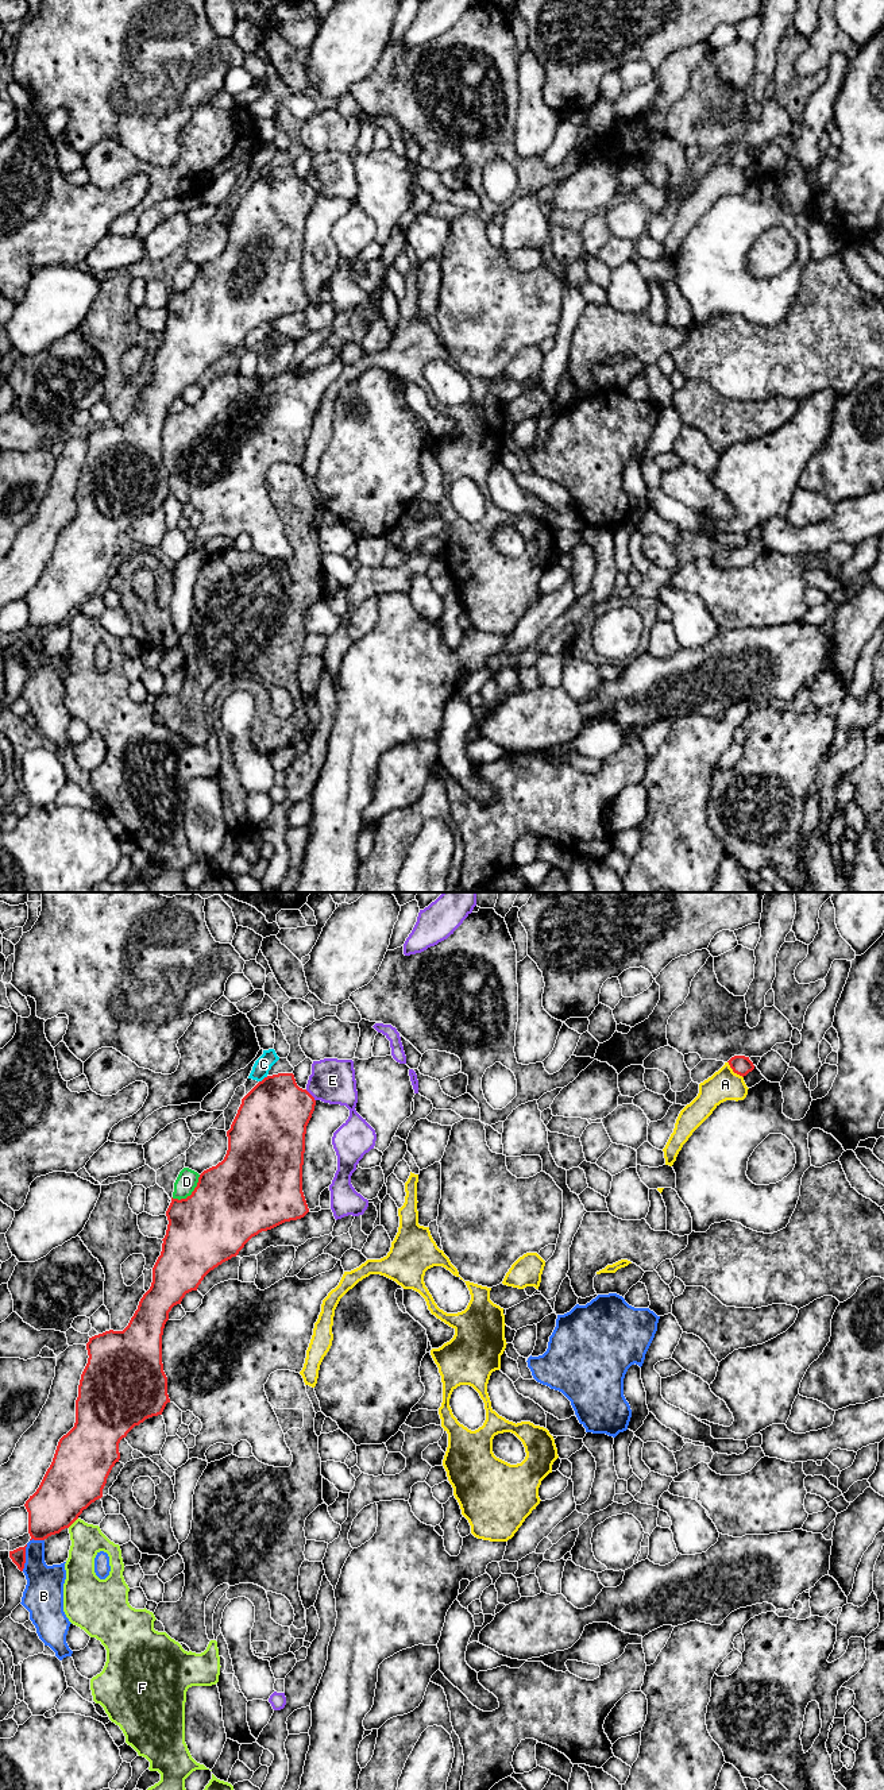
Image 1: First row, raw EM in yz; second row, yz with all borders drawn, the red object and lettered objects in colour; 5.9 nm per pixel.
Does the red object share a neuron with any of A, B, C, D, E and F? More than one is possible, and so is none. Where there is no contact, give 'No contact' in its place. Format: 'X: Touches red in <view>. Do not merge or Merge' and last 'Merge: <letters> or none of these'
A: Touches red in yz. Do not merge
B: Touches red in yz. Do not merge
C: Touches red in yz. Do not merge
D: Touches red in yz. Do not merge
E: Touches red in yz. Do not merge
F: Touches red in yz. Do not merge
Merge: none of these

